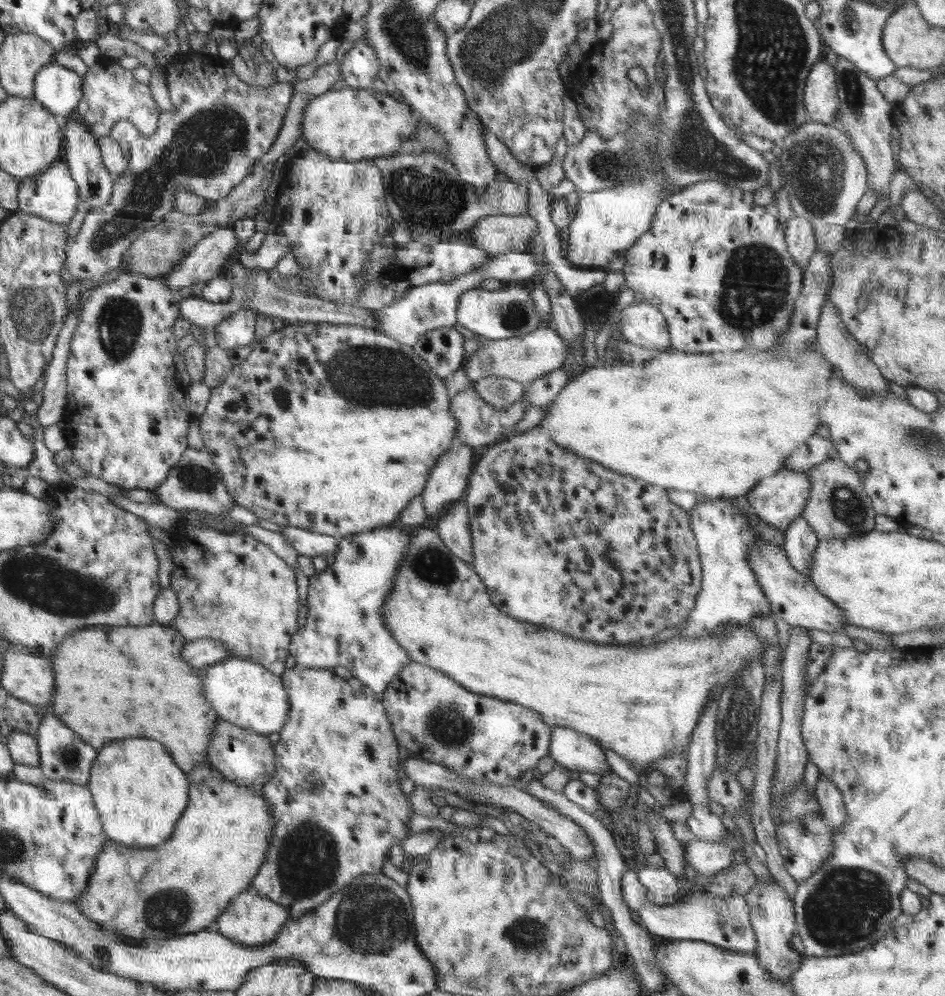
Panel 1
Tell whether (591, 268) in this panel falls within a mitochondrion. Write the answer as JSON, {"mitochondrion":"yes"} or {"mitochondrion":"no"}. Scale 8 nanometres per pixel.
{"mitochondrion":"no"}

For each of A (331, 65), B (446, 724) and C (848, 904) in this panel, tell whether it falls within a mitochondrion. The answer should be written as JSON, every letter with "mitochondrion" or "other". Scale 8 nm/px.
{"A":"other","B":"mitochondrion","C":"mitochondrion"}

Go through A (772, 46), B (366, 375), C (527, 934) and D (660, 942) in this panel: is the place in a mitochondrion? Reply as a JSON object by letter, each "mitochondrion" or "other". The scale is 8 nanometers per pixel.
{"A":"mitochondrion","B":"mitochondrion","C":"mitochondrion","D":"other"}

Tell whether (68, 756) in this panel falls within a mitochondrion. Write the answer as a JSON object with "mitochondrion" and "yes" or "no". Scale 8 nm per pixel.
{"mitochondrion":"yes"}

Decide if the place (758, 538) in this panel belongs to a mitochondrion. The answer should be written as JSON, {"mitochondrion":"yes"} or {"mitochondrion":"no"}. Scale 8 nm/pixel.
{"mitochondrion":"no"}

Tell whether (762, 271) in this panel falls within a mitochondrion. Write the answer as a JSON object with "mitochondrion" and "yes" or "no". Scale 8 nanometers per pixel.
{"mitochondrion":"yes"}

